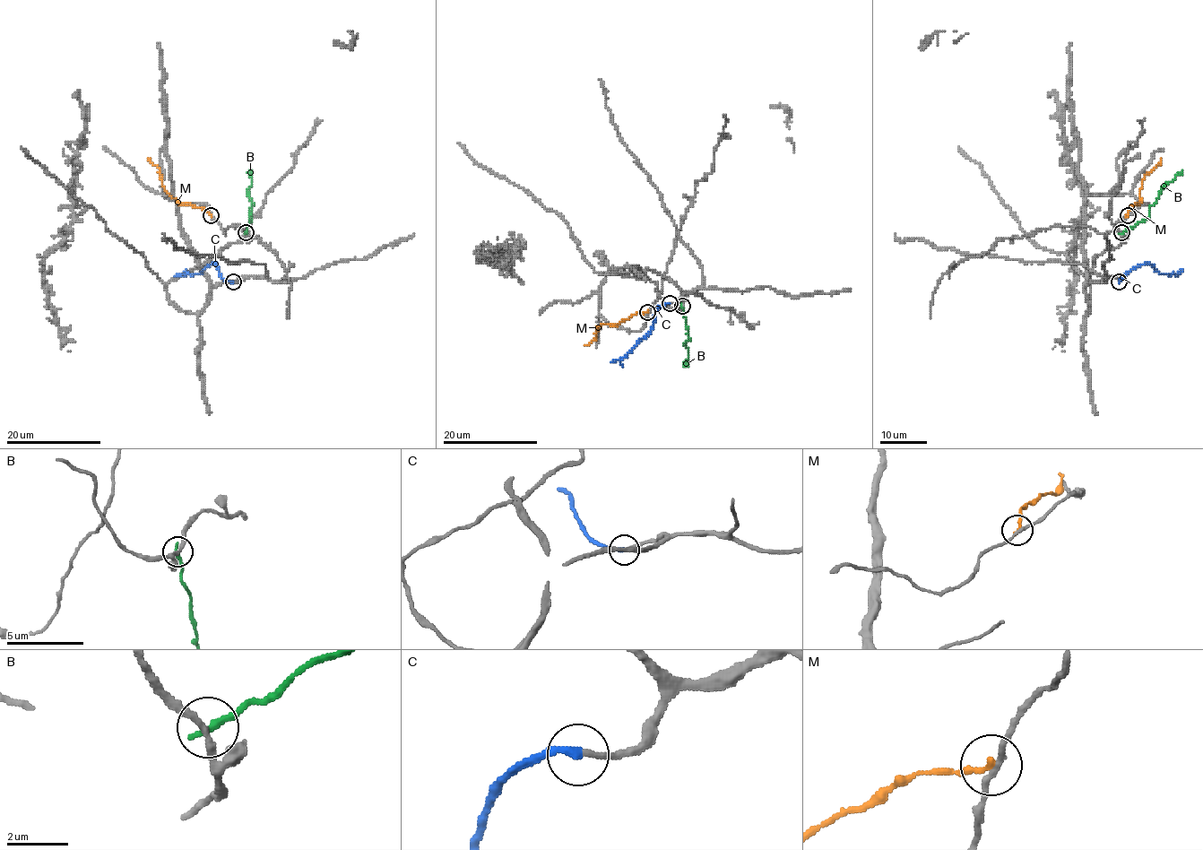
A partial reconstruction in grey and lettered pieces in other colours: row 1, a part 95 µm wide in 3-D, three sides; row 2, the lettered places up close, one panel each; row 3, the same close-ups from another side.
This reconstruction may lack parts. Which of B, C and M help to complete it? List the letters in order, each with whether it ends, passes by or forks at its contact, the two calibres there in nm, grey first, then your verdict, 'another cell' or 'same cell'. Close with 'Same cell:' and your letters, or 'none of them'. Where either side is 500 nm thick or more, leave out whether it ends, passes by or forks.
B: it ends | 200/260 nm | another cell
C: it ends | 200/300 nm | same cell
M: it ends | 190/190 nm | another cell
Same cell: C

